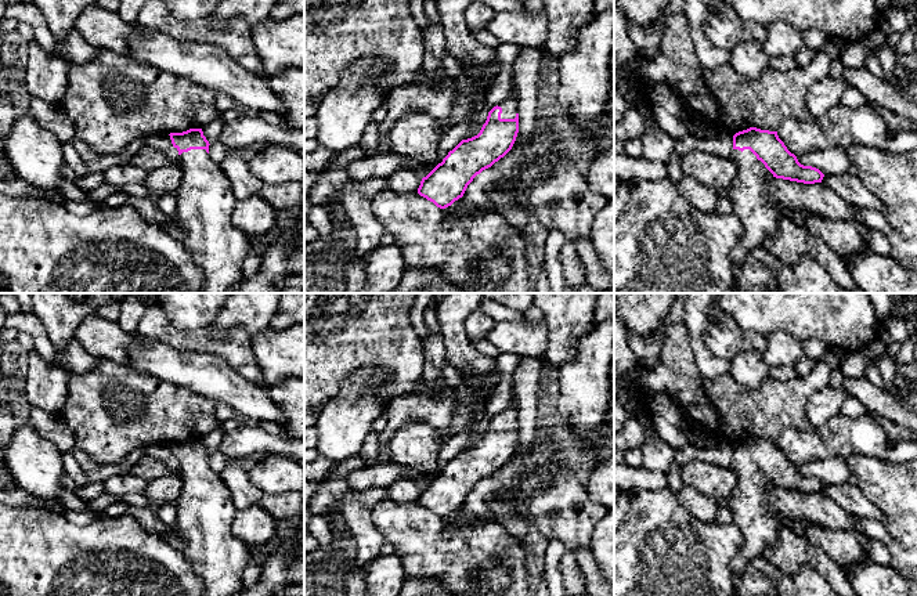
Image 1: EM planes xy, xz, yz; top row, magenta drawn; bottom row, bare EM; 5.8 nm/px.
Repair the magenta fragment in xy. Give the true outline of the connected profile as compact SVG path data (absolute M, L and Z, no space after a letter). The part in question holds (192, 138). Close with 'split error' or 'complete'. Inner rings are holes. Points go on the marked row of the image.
M189 129L169 136L173 147L178 151L178 166L183 170L183 180L176 191L177 210L174 218L184 227L187 232L184 245L194 263L203 272L202 293L228 293L245 279L242 266L250 249L249 238L232 223L238 199L220 165L209 156L210 144L202 129Z; split error

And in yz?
M750 127L733 136L733 151L729 158L737 169L728 187L734 216L743 225L743 236L730 253L730 264L736 272L755 248L777 231L781 213L780 202L768 188L770 177L815 184L824 174L812 166L804 166L779 138L777 131Z; split error

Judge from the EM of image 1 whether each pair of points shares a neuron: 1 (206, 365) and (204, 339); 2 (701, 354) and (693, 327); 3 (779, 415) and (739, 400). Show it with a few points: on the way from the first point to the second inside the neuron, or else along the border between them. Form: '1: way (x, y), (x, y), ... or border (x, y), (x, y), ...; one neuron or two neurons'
1: border (173, 346), (181, 350), (213, 353), (234, 368); two neurons
2: way (699, 347), (696, 333); one neuron
3: way (769, 414), (753, 414), (748, 410); one neuron

